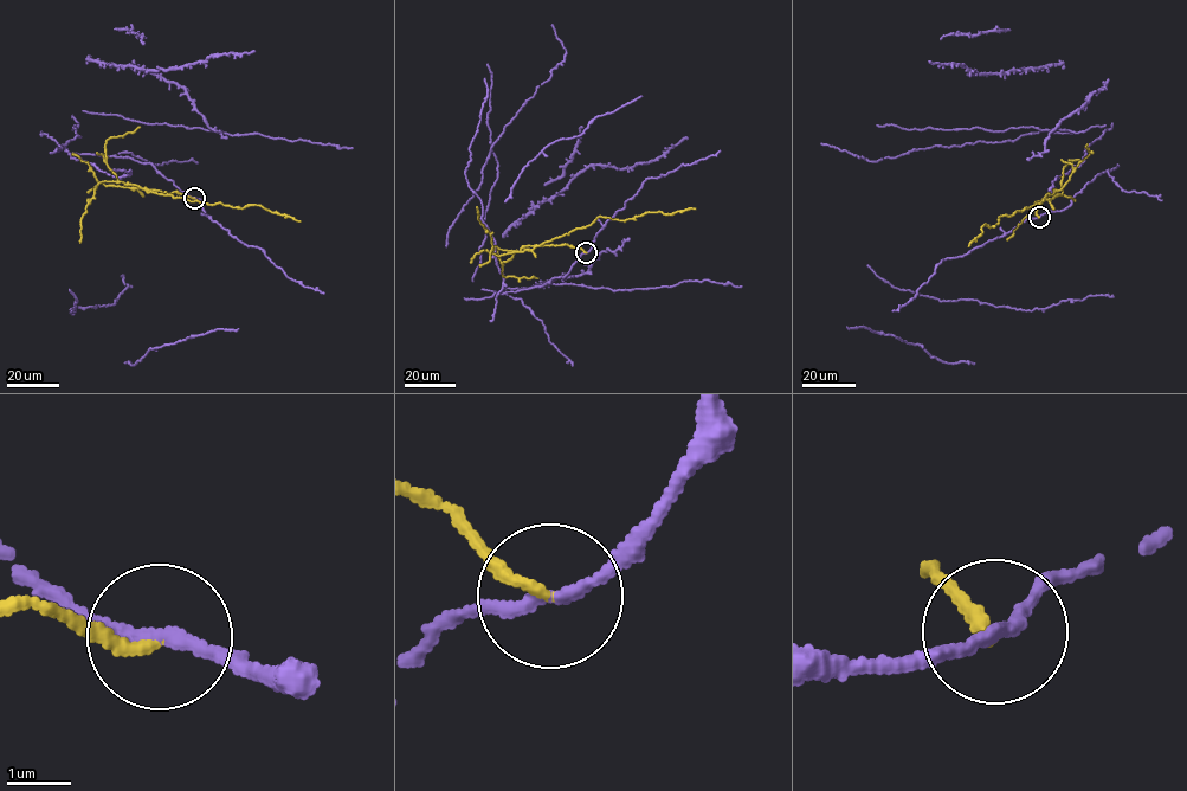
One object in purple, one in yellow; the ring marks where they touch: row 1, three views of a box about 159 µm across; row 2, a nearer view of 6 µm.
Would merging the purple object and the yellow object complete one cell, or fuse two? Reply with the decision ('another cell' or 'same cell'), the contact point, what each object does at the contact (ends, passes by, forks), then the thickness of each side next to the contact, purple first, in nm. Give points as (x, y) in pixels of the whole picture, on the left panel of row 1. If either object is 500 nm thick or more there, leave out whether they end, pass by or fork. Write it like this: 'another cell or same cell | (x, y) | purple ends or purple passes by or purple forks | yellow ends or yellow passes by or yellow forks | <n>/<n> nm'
another cell | (194, 198) | purple passes by | yellow ends | 190/180 nm

